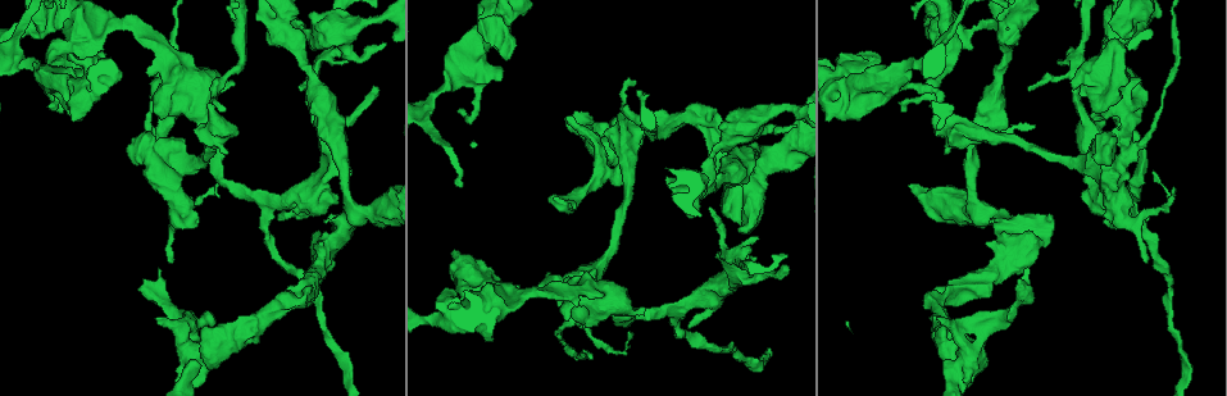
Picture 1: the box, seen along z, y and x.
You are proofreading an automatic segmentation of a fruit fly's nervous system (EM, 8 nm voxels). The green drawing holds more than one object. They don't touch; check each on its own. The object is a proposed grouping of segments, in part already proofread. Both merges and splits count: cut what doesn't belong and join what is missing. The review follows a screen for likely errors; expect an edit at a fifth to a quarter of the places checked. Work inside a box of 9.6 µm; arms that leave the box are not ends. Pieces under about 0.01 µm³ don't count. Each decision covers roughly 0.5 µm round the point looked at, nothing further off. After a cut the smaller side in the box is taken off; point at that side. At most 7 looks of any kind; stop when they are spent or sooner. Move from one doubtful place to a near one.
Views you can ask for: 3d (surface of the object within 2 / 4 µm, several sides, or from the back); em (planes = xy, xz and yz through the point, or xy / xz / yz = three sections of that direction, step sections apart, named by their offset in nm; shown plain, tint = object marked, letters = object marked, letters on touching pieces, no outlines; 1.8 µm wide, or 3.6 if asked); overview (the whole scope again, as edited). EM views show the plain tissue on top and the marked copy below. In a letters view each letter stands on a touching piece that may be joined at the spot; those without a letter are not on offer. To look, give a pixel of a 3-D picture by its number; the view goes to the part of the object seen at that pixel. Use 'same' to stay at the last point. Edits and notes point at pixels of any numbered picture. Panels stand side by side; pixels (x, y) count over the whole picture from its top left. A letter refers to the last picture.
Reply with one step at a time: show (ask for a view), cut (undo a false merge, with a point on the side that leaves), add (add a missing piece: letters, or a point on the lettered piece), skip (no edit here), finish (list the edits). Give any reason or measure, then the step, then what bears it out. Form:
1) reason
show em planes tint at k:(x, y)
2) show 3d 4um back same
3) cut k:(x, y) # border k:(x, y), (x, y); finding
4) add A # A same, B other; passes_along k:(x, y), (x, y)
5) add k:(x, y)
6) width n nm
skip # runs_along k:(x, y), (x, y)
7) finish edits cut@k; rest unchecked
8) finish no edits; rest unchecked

thin arm on a thick one
show em xy step 8 tint at 1:(158, 133)

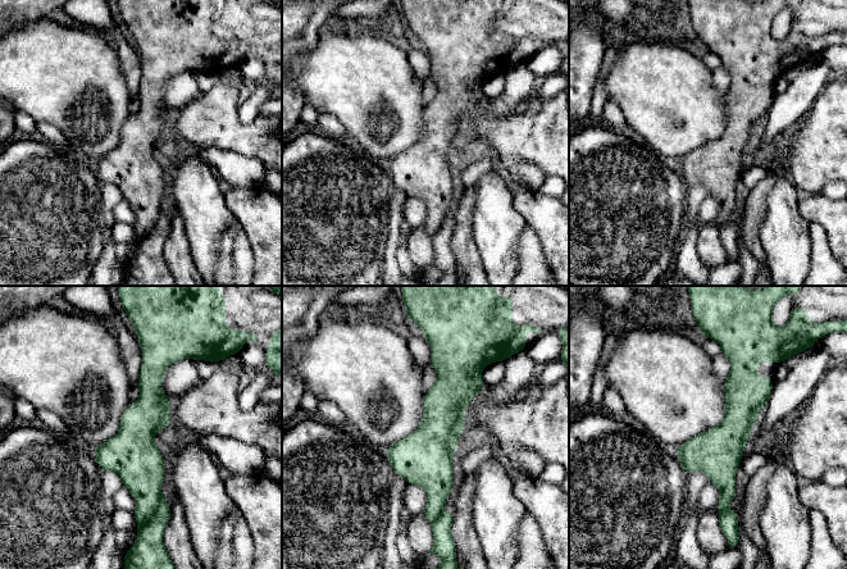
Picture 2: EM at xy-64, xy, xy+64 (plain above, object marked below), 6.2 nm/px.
see the neighbours
show em xy step 8 letters same

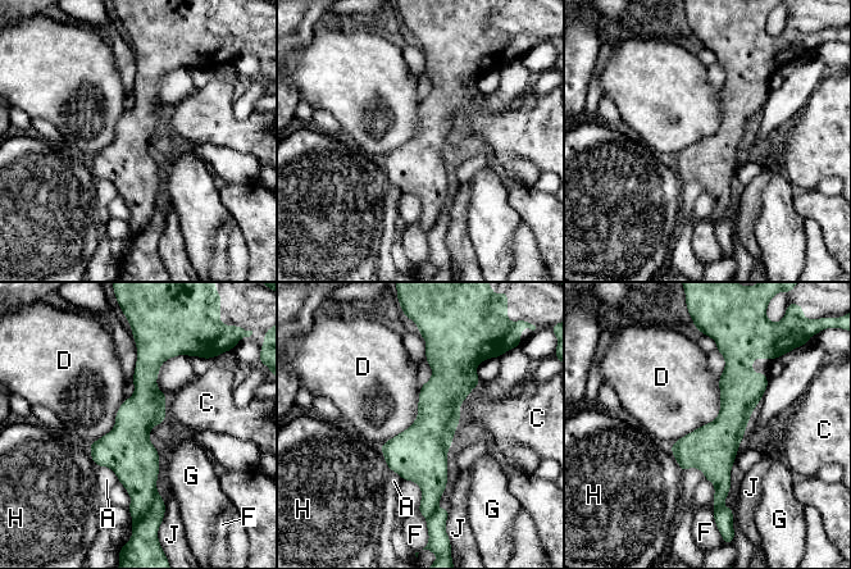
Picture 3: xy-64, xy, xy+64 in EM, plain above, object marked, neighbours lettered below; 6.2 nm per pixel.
cut 3:(144, 541) # A other, C other, D other, F other, G other, H other, J other; border 3:(158, 494), (145, 513); a second neuron is stuck on

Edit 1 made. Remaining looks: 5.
redraw
show overview

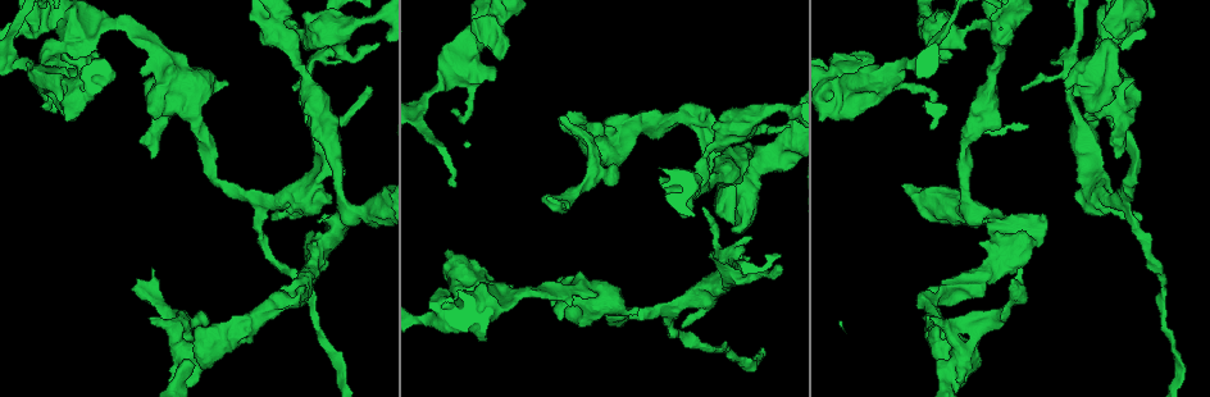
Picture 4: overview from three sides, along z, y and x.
show 3d 2um at 4:(561, 117)

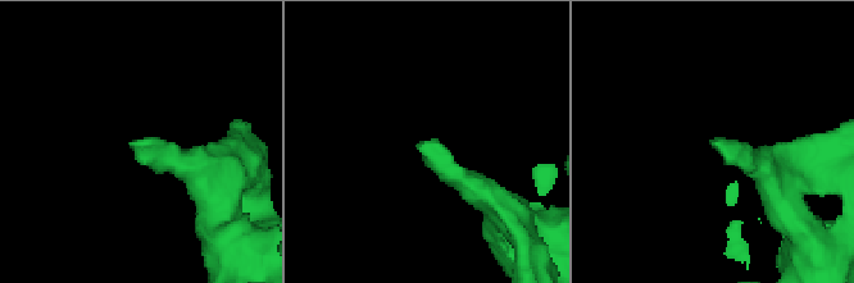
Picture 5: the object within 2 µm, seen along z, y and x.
shape alone is not enough
show em xy step 8 tint at 5:(417, 145)

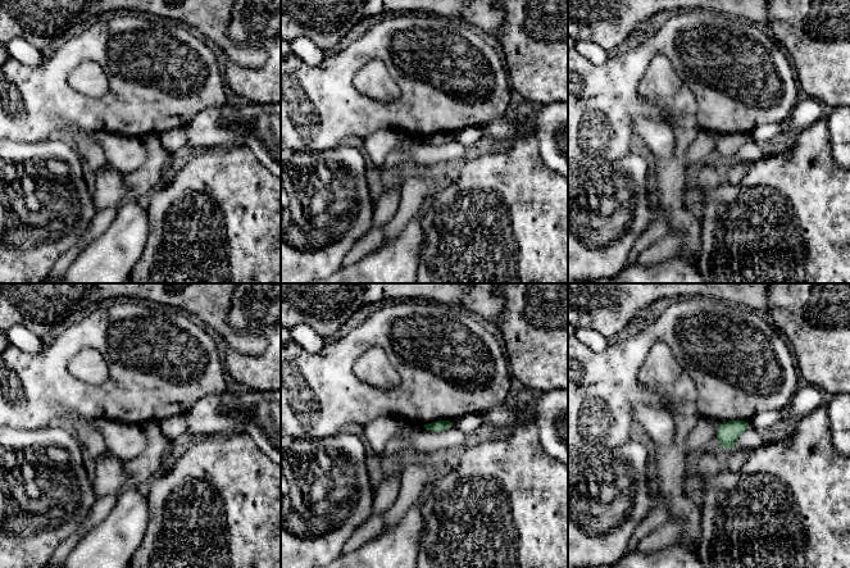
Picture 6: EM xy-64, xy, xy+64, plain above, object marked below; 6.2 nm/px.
show em planes letters same

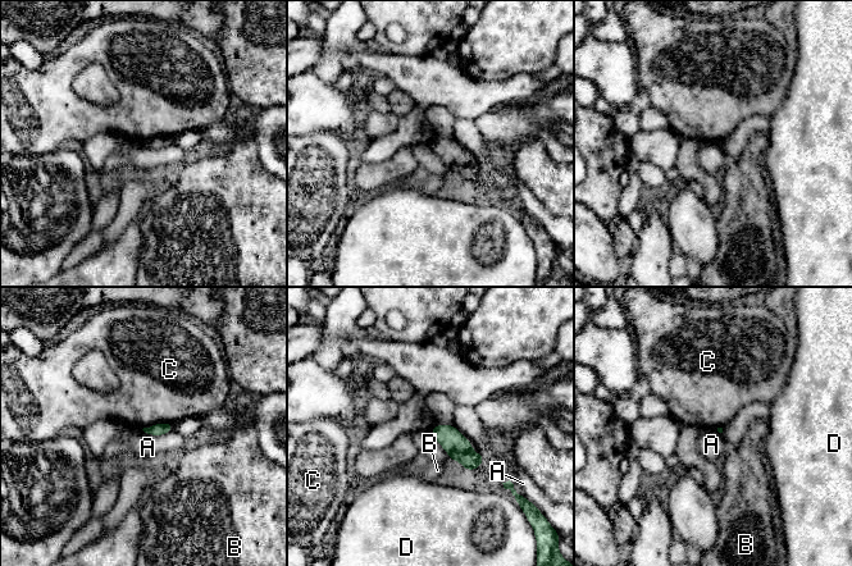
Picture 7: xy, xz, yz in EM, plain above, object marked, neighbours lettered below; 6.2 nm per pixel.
skip # A other, B other, C other, D other; border 7:(141, 429), (155, 436), (173, 430); no lettered piece goes on from it

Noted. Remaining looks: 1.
finish edits cut@3; rest unchecked

